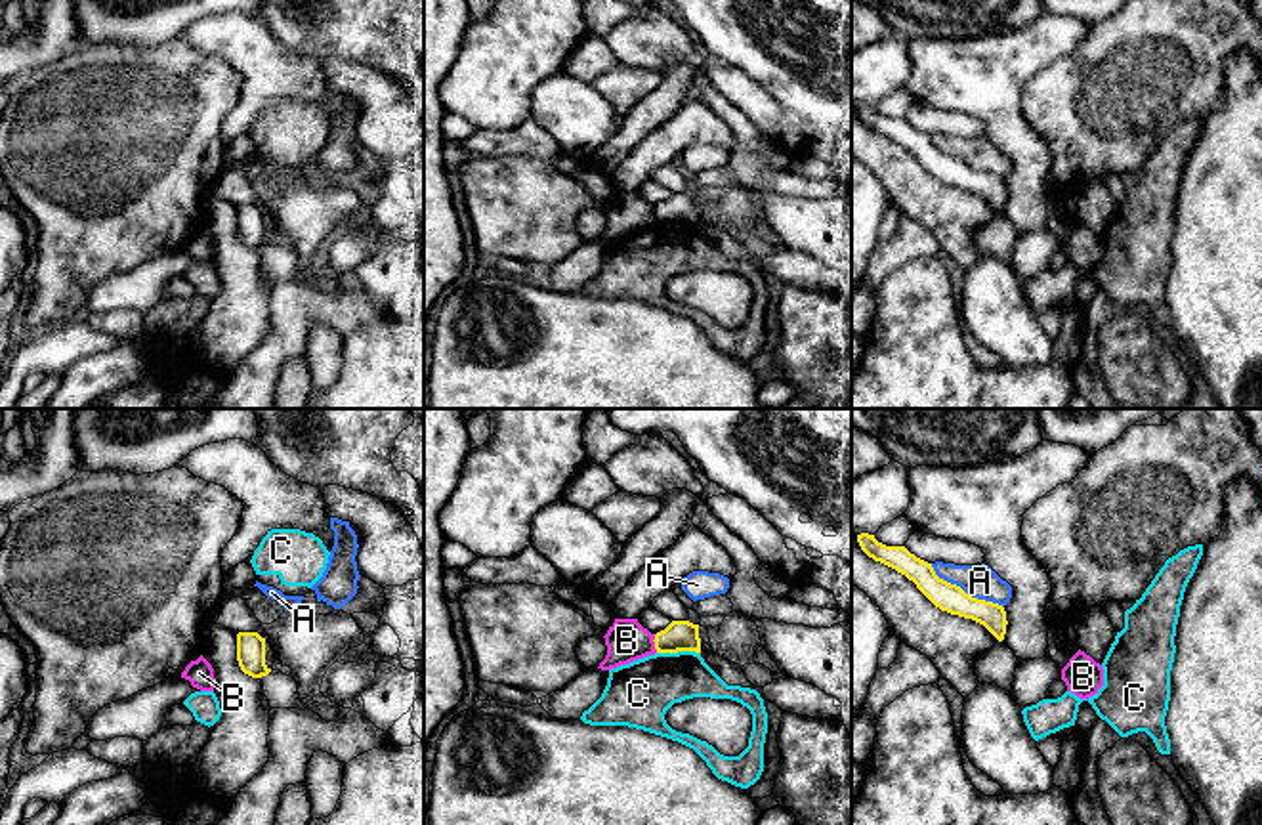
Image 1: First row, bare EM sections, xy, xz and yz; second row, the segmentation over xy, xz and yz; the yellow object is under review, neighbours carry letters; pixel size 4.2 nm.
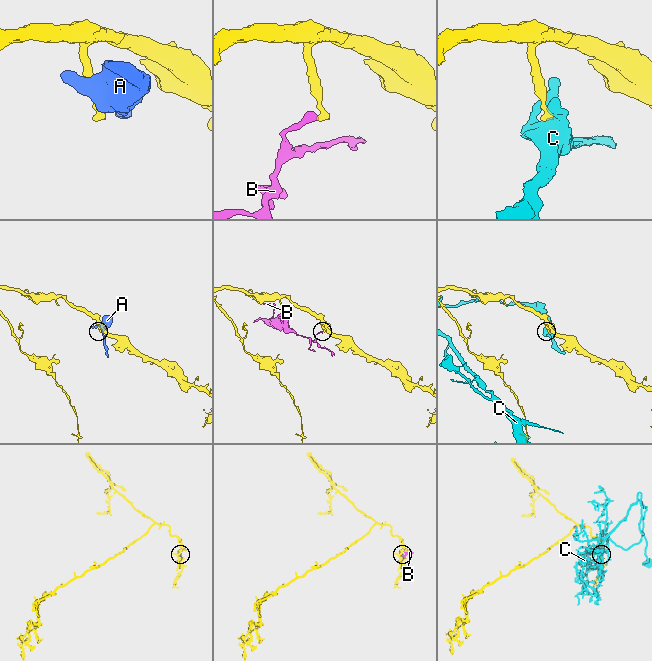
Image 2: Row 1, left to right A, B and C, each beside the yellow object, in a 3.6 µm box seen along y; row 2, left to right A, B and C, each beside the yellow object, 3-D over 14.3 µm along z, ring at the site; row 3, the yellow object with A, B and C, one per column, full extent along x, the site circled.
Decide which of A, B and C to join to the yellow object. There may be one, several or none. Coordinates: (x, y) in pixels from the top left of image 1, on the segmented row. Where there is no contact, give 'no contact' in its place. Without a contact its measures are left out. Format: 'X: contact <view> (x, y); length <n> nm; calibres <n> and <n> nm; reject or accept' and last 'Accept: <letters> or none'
A: contact yz (963, 591); length 360 nm; calibres 120 and 140 nm; reject
B: contact xz (655, 644); length 80 nm; calibres 130 and 180 nm; reject
C: contact xz (678, 650); length 180 nm; calibres 130 and 280 nm; reject
Accept: none

